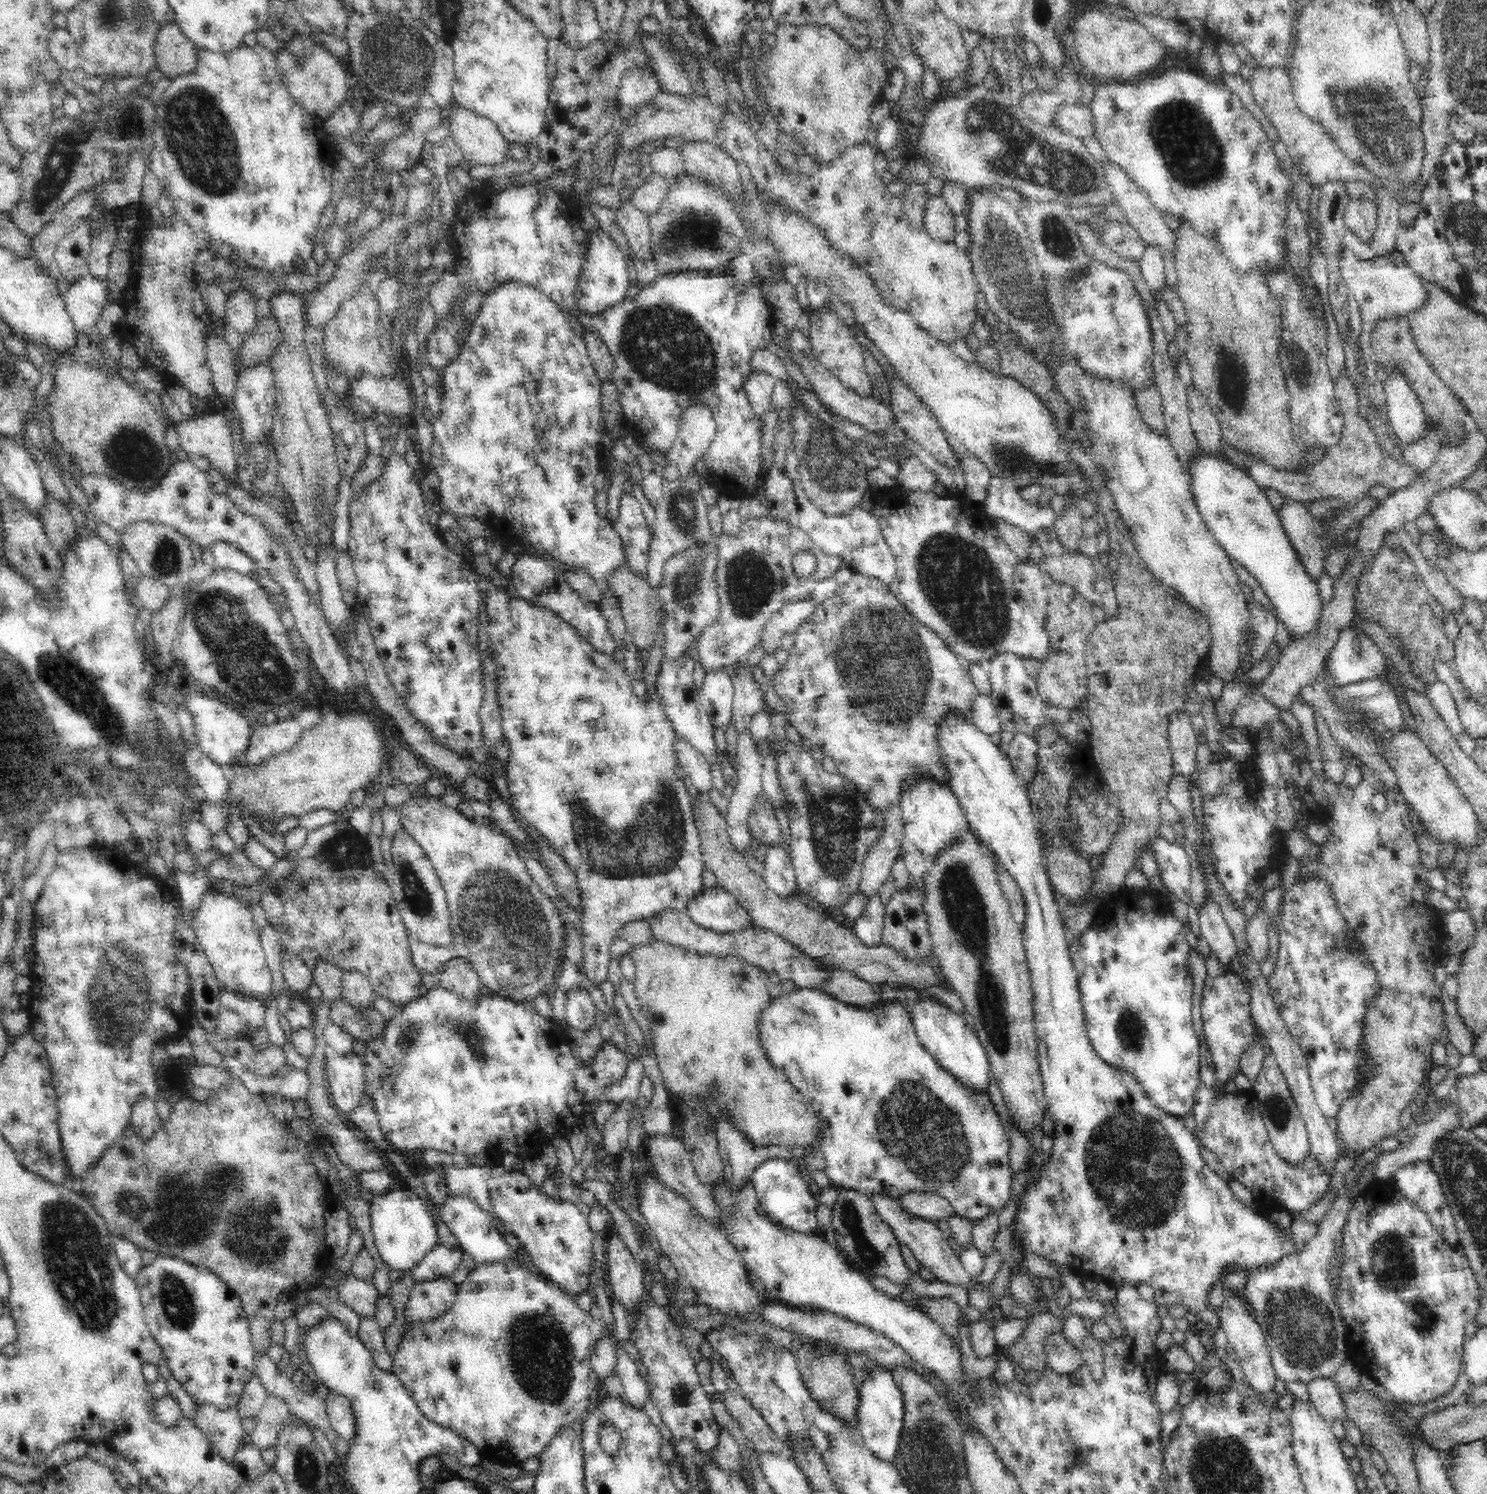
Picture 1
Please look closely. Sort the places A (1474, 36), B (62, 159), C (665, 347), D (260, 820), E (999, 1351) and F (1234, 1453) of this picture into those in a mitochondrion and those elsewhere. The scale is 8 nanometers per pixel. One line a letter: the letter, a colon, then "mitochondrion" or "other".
A: mitochondrion
B: mitochondrion
C: mitochondrion
D: other
E: other
F: mitochondrion

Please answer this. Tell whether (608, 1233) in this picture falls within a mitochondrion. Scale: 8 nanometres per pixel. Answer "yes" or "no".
no

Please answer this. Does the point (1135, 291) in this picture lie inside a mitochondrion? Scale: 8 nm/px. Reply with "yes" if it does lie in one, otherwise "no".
no

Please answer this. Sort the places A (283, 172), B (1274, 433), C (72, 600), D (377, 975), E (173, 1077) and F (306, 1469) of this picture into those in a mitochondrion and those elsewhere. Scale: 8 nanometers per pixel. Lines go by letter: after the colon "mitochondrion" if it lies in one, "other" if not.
A: other
B: other
C: other
D: other
E: other
F: mitochondrion

